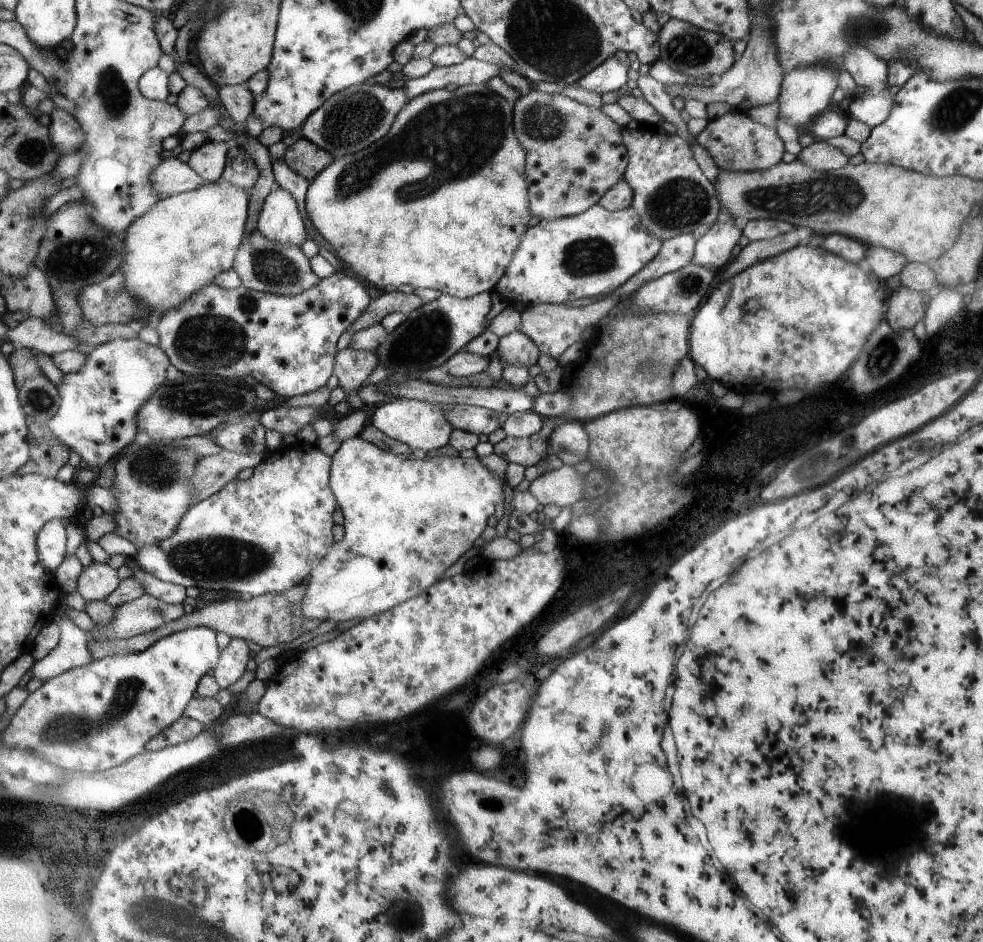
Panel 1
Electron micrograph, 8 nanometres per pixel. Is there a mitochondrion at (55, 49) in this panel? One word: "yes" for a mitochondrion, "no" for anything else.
no

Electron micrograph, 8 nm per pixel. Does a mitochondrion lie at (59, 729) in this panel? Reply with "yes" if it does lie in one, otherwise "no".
yes

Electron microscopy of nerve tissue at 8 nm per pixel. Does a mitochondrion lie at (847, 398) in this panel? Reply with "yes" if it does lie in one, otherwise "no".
no

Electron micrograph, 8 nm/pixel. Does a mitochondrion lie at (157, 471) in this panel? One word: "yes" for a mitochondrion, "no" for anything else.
yes

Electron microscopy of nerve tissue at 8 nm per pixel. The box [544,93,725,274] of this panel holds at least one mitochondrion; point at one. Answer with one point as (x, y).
(679, 202)

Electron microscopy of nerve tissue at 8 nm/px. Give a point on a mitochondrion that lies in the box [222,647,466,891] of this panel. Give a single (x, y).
(248, 827)

